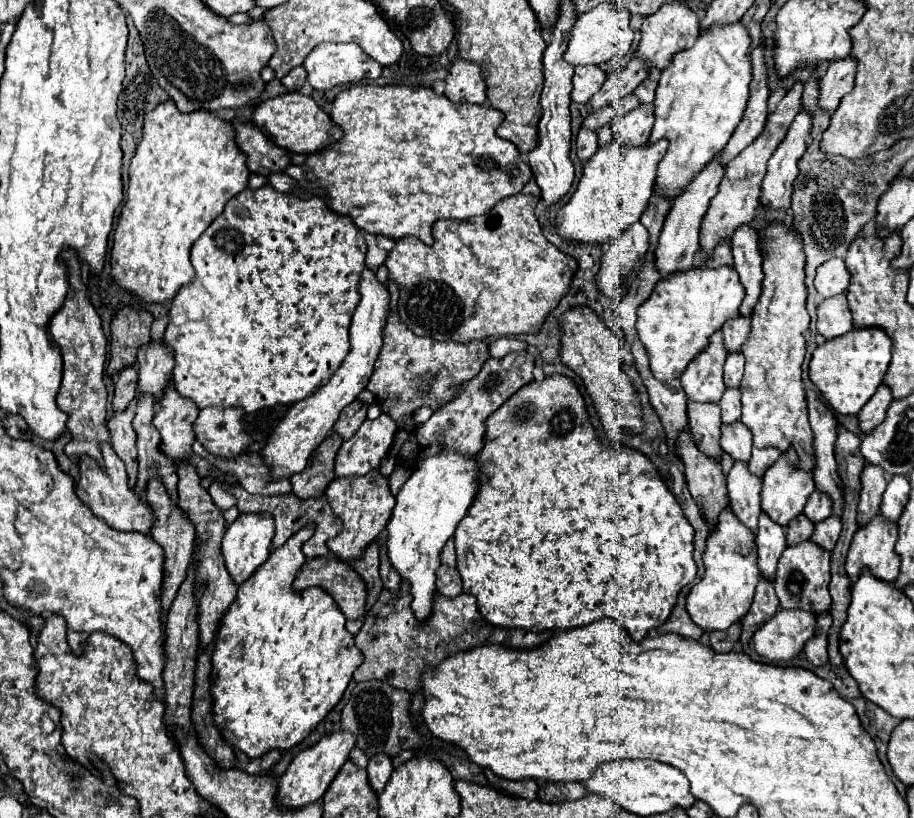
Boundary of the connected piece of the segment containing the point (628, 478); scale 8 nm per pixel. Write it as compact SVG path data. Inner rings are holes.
M552 374L544 380L532 380L530 384L522 386L494 414L490 414L490 418L486 418L484 424L486 424L484 448L476 454L480 472L478 492L474 496L472 506L468 508L466 518L454 532L456 556L458 556L456 568L464 580L464 592L476 596L480 614L494 626L524 628L534 632L566 630L574 626L578 628L578 626L588 626L594 620L614 618L630 632L632 640L636 642L640 642L652 628L664 624L676 604L678 592L696 578L696 564L692 560L694 528L686 520L682 506L660 478L650 458L628 446L604 446L596 436L596 430L584 408L584 398L576 382L562 374Z

